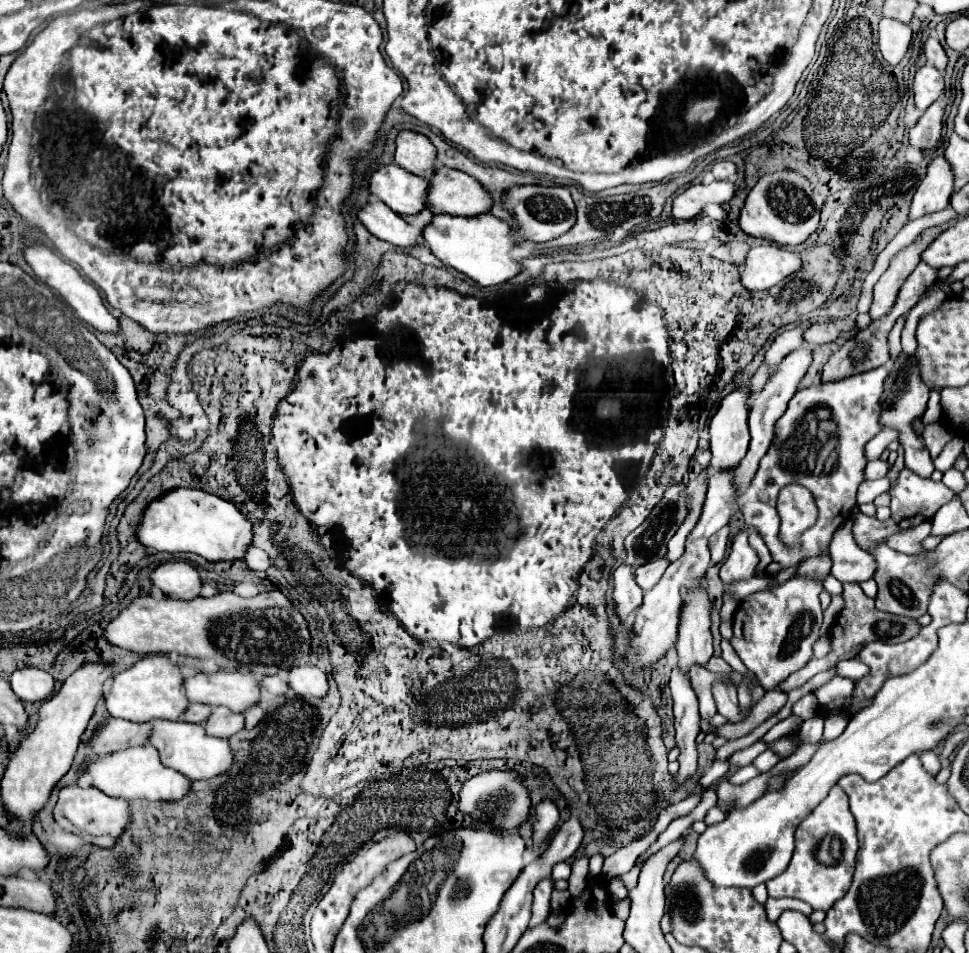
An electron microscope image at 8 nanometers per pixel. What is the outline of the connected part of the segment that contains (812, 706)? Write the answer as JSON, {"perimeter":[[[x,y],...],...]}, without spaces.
{"perimeter":[[[806,694],[806,696],[802,696],[796,704],[794,704],[794,708],[792,708],[792,712],[798,716],[798,718],[802,718],[802,720],[806,720],[806,718],[810,718],[810,716],[814,716],[816,714],[816,708],[818,708],[818,700],[816,700],[816,694]]]}

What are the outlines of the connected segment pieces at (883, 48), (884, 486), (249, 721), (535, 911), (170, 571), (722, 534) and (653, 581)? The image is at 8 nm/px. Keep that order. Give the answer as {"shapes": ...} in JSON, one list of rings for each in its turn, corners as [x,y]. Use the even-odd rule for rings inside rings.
{"shapes":[[[[882,18],[880,22],[880,52],[890,64],[898,64],[904,54],[908,52],[908,46],[912,42],[912,28],[904,22]]],[[[887,477],[877,480],[865,480],[857,491],[857,504],[871,503],[876,497],[889,491],[890,481]]],[[[258,704],[256,708],[250,708],[250,712],[244,714],[244,718],[246,718],[246,728],[252,730],[252,728],[264,718],[264,714],[266,714],[266,710],[264,710],[260,704]]],[[[544,878],[536,888],[534,888],[534,902],[532,902],[532,918],[530,918],[530,928],[546,922],[550,916],[550,892],[552,892],[552,880]]],[[[186,560],[166,562],[166,564],[158,566],[152,572],[150,580],[168,598],[176,598],[176,600],[192,600],[192,598],[200,596],[200,588],[202,588],[198,570]]],[[[724,526],[722,530],[718,530],[718,532],[708,540],[708,548],[710,548],[710,554],[712,554],[712,564],[710,564],[710,566],[716,566],[716,564],[722,562],[722,558],[724,558],[724,554],[726,554],[728,538],[730,538],[730,528]]],[[[662,558],[662,560],[652,560],[652,562],[636,568],[634,580],[636,580],[636,584],[642,588],[642,592],[652,590],[652,588],[660,582],[666,566],[668,566],[668,562]]]]}

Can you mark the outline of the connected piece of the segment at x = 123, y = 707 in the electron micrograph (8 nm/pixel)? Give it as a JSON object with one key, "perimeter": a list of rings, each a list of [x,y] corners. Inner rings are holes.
{"perimeter":[[[150,654],[138,660],[132,668],[120,672],[112,680],[112,688],[106,696],[106,708],[114,718],[124,718],[130,722],[152,722],[152,720],[178,720],[190,706],[184,686],[182,672],[166,654]],[[178,716],[178,718],[162,718]]]}

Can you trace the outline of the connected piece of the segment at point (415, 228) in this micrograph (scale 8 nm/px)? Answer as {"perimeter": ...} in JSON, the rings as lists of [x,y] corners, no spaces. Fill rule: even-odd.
{"perimeter":[[[370,202],[360,212],[362,224],[380,240],[398,248],[416,246],[422,240],[422,230],[432,222],[432,212],[424,210],[418,216],[400,216],[382,202]]]}

